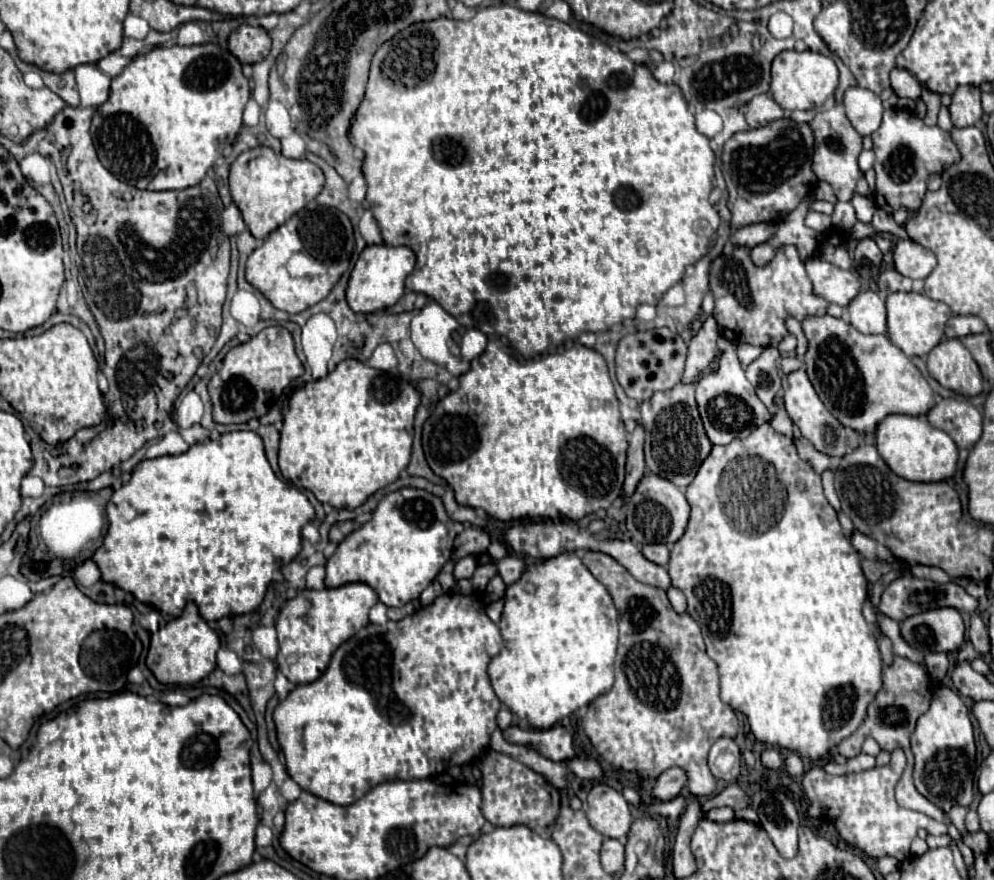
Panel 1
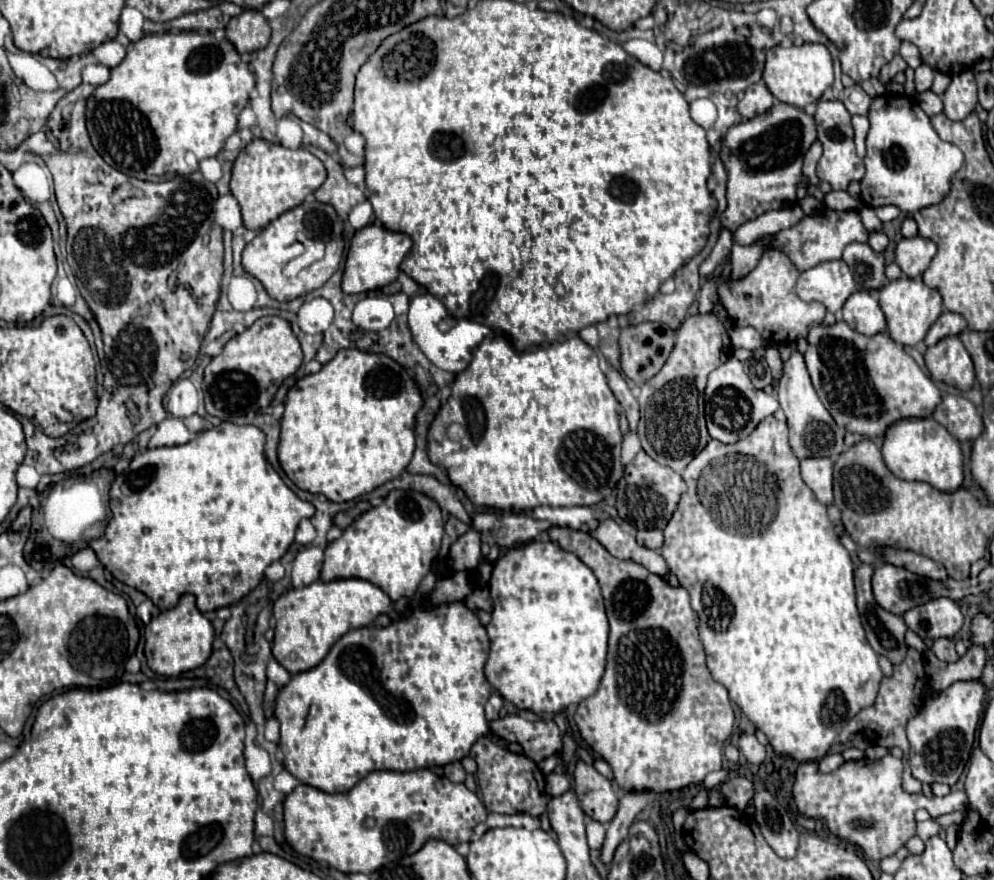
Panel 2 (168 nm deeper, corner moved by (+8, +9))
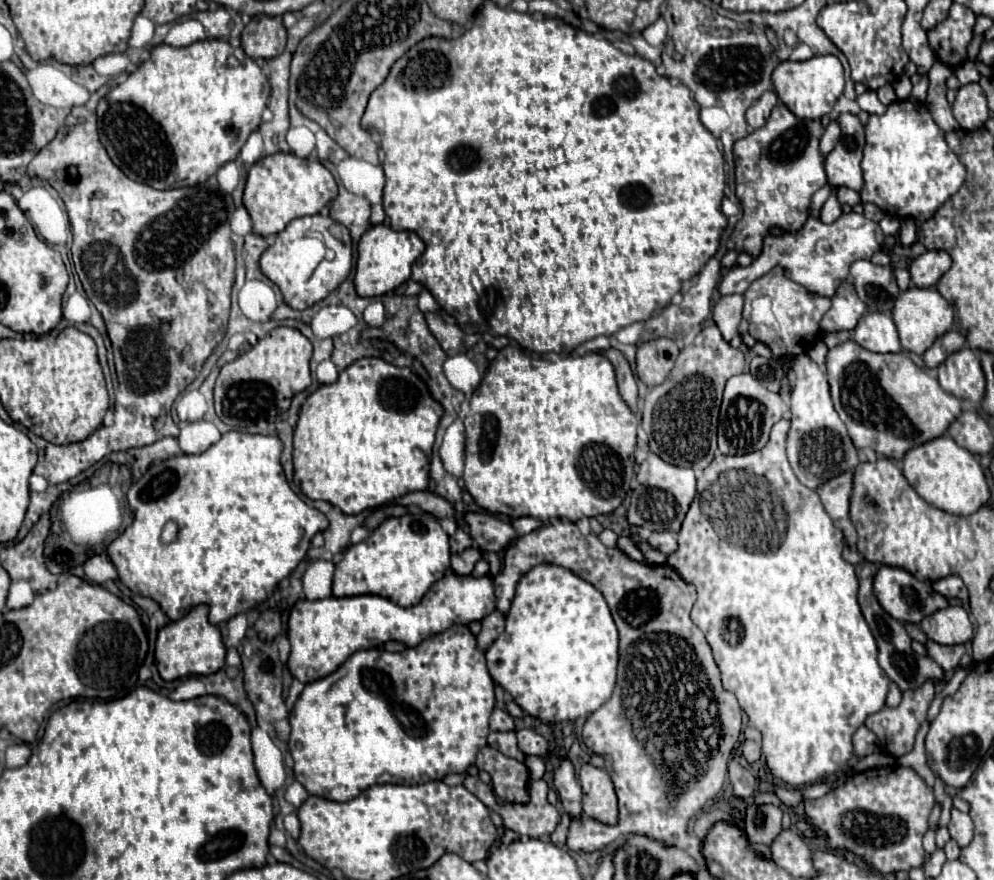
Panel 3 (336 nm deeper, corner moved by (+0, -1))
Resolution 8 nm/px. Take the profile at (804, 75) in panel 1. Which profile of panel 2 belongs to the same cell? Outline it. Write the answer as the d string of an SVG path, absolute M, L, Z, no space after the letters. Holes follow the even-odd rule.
M801 44L789 48L775 46L767 52L763 80L777 100L797 108L805 108L807 104L817 102L821 94L833 84L833 60L823 44Z

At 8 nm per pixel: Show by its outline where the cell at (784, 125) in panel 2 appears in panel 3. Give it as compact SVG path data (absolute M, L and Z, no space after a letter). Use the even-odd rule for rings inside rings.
M783 104L773 108L773 114L767 118L767 124L749 136L741 138L733 146L735 154L735 182L737 182L737 198L743 206L743 218L737 222L733 230L735 250L749 252L757 258L763 246L763 238L769 232L769 226L783 226L787 232L797 232L805 220L809 218L809 200L813 192L827 184L823 156L819 152L819 138L825 132L819 120L799 120L791 114Z

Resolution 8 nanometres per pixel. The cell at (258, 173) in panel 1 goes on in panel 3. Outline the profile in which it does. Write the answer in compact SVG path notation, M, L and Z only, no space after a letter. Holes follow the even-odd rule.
M277 152L261 158L249 168L243 204L253 220L253 232L259 236L271 236L285 230L295 218L317 214L335 196L335 178L319 160L301 160L295 154Z

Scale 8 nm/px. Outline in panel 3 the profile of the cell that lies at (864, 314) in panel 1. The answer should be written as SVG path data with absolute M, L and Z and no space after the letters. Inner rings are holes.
M869 312L861 316L853 330L853 340L873 352L901 352L897 328L893 318L885 312Z

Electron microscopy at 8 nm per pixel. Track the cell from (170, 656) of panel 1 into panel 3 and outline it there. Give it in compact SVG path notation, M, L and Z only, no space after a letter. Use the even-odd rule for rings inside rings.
M205 604L195 606L185 618L169 622L159 630L155 642L155 666L163 680L179 680L187 676L207 676L217 672L225 664L225 646L217 626L207 620L209 608Z

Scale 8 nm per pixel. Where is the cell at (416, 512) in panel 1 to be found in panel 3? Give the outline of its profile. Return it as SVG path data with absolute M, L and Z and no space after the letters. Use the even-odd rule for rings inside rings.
M407 512L401 518L387 518L379 524L377 530L369 534L359 544L349 546L343 552L343 558L335 564L335 578L333 578L333 596L353 596L353 594L379 594L389 598L399 606L415 606L421 602L425 592L445 576L449 570L449 536L441 528L441 524L425 512Z

